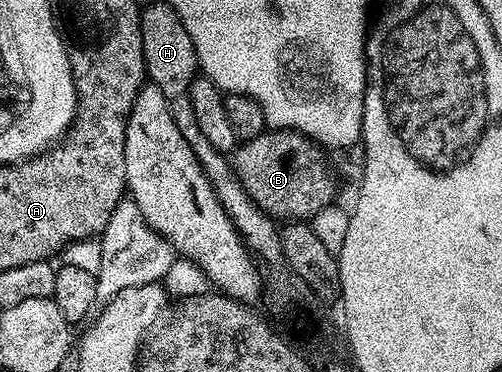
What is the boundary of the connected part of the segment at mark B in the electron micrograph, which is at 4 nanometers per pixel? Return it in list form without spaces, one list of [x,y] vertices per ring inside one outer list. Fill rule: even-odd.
[[[271,129],[266,133],[242,140],[236,146],[229,162],[235,176],[241,181],[245,193],[265,214],[276,221],[311,221],[321,209],[332,206],[331,198],[335,195],[335,179],[327,168],[324,148],[320,144],[304,137],[299,131]]]

